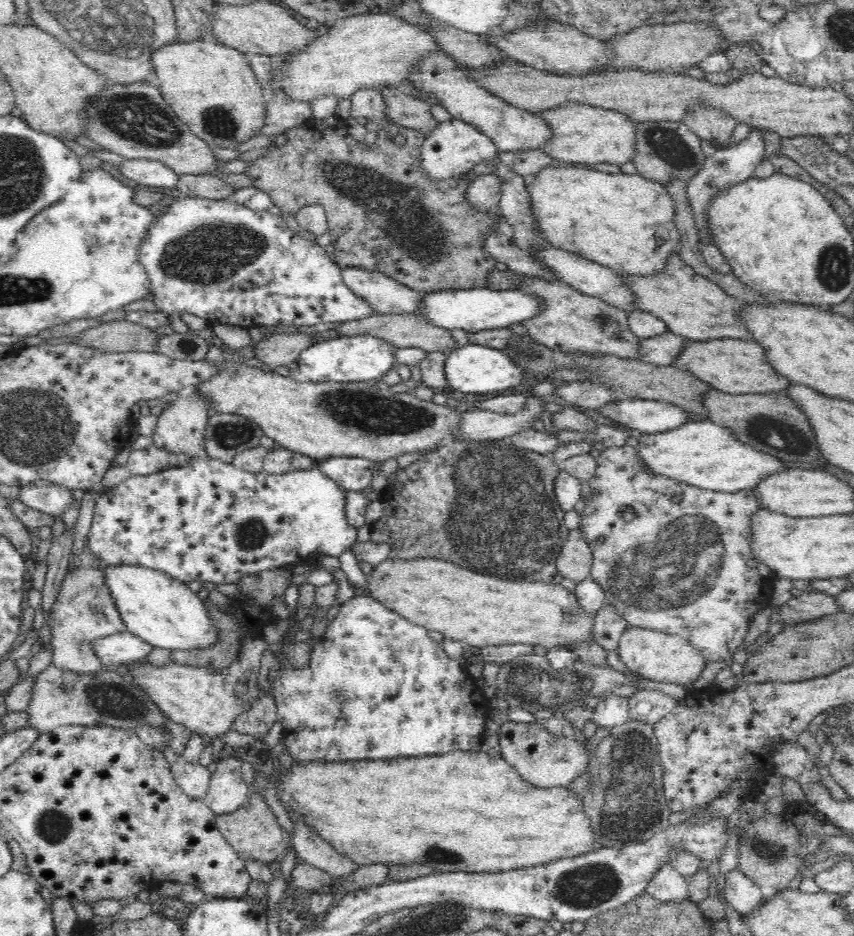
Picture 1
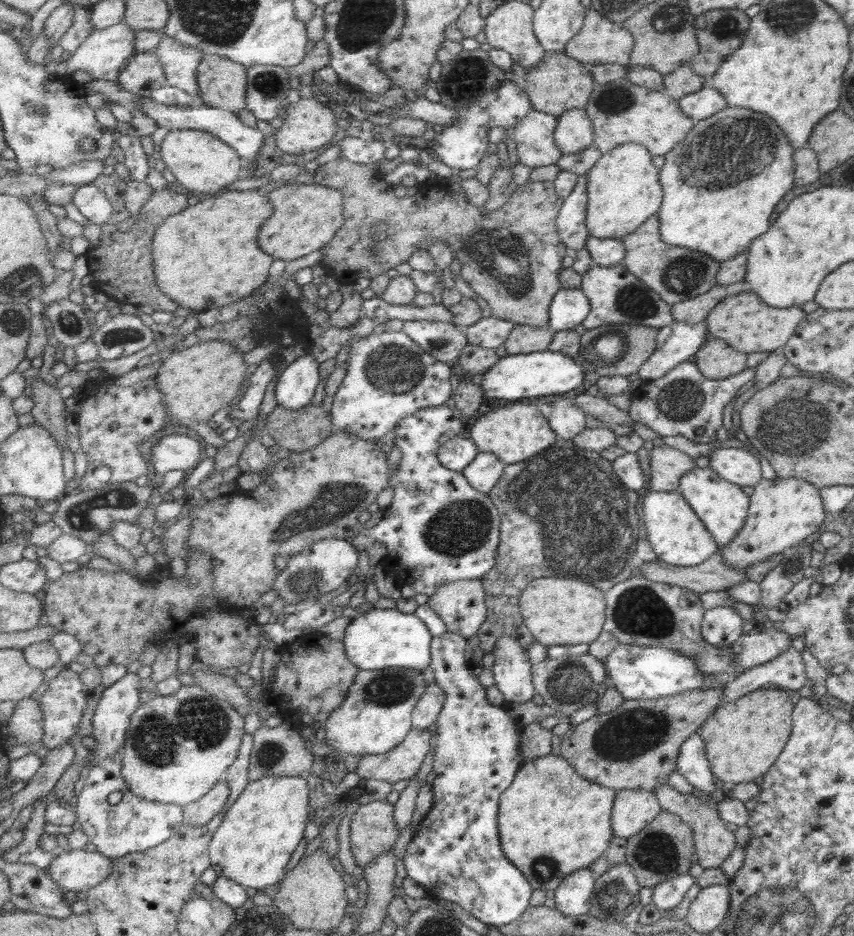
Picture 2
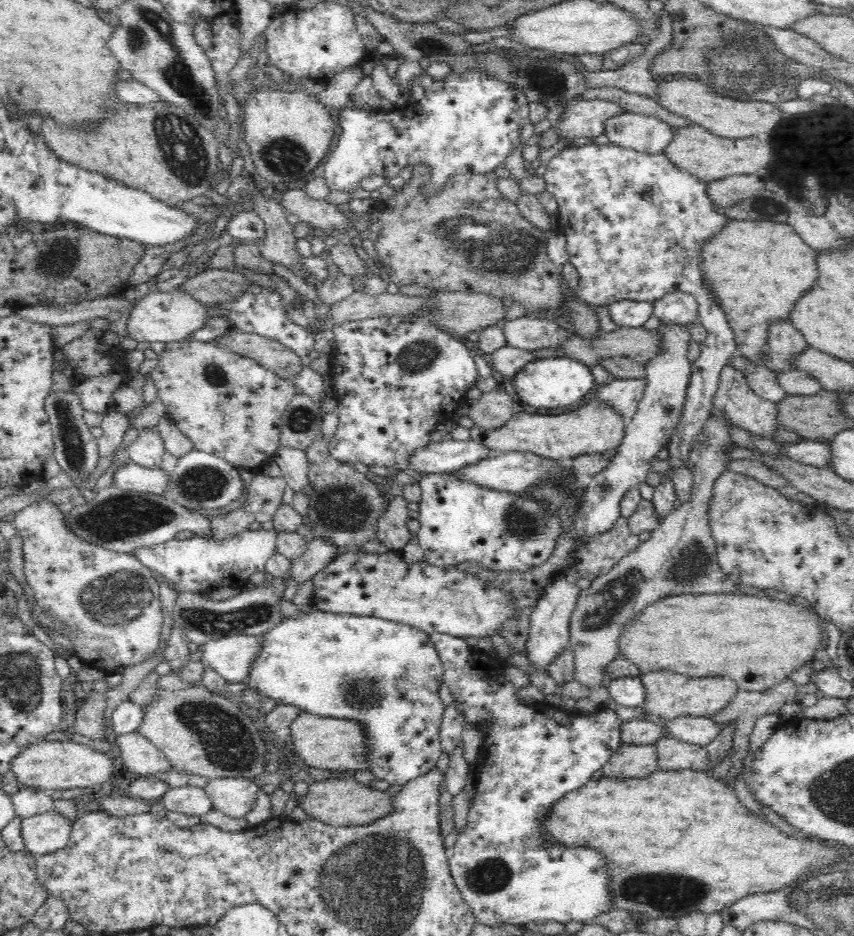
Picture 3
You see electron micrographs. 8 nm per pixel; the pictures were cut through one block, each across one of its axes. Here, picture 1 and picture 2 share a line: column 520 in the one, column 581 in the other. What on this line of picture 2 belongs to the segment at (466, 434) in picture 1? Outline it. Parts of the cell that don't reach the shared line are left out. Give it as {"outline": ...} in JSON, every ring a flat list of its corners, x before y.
{"outline":[[567,395,551,403,547,417,551,429,558,434,559,438,571,440,587,430,588,414,574,403,573,395]]}

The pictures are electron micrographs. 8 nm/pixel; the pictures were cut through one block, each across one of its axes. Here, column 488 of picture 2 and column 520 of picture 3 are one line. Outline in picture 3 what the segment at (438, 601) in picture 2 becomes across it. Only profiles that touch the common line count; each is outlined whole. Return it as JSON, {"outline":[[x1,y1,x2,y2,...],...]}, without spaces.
{"outline":[[350,550,349,552,344,552,344,554,336,554,336,556,321,571,318,571,311,580,312,586,314,586,311,596,312,610,321,613,350,614,356,617,382,618,383,620,407,624,408,626,426,632,430,636,433,633,450,634,451,636,459,638,470,638,470,636,472,636,472,638,488,639,490,636,496,636,496,634,502,636,507,630,508,624,518,619,521,612,524,611,520,610,518,596,510,593,510,591,504,589,503,586,500,586,494,581,488,581,488,579,474,576,474,574,468,574,468,571,460,569,458,565,439,567,436,566,435,563,426,561,426,559,409,564,401,557,398,550,391,550,386,554,367,553,358,550]]}

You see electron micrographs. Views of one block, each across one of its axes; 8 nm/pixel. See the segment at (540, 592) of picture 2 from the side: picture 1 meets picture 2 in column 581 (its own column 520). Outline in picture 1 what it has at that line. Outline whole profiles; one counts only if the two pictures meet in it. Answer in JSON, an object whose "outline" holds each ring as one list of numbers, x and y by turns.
{"outline":[[386,559,373,571,366,574,369,594,390,610,403,615,410,623,424,626,428,631,436,631,443,637,462,643,463,646,484,648,508,644,528,644,542,646,546,651,556,647,568,649,578,644,596,643,596,616,584,610,575,593,568,592,561,584,554,582,512,580,478,574,460,568,452,562,436,559]]}

